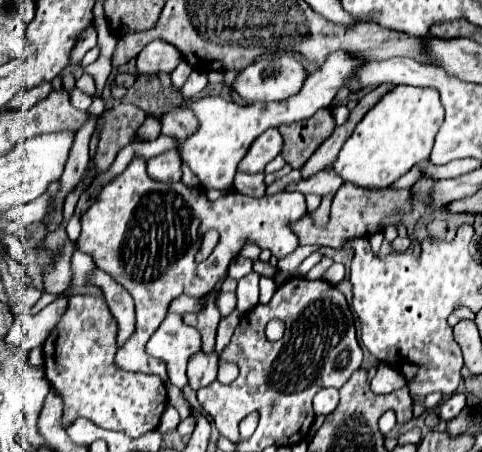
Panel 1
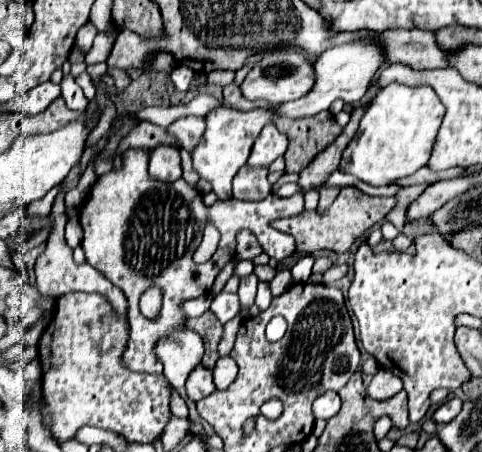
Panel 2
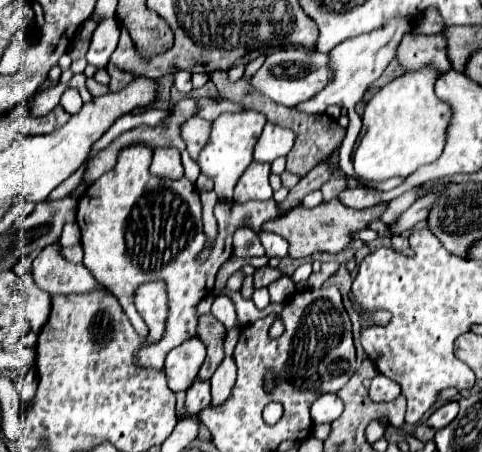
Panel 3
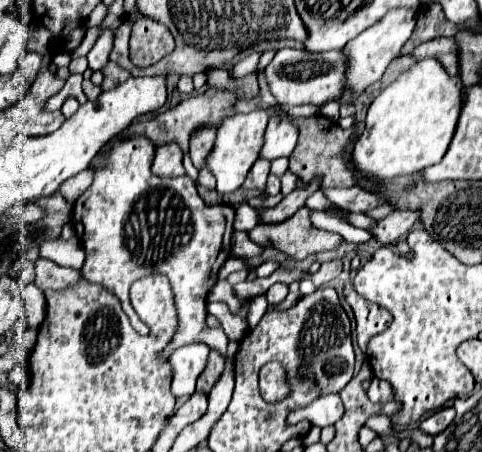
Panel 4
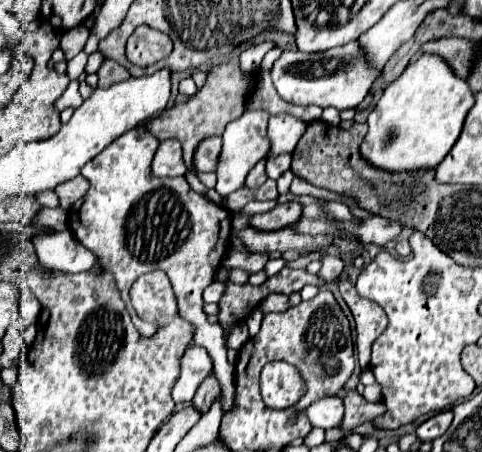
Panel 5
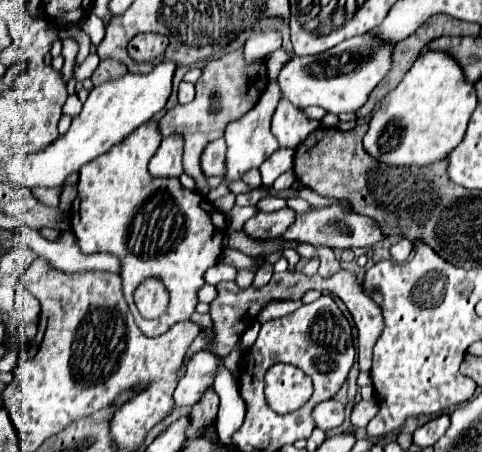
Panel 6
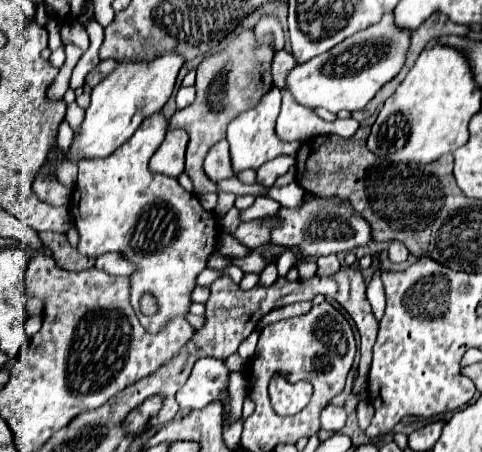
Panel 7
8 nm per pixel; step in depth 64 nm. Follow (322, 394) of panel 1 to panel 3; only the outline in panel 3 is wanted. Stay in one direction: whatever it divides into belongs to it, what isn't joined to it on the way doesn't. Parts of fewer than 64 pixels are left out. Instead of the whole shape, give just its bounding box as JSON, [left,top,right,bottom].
[310,394,344,424]

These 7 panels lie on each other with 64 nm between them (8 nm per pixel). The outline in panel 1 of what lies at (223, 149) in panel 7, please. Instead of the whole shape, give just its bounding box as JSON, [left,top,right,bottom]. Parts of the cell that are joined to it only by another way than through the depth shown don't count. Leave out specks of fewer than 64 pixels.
[162,108,198,140]

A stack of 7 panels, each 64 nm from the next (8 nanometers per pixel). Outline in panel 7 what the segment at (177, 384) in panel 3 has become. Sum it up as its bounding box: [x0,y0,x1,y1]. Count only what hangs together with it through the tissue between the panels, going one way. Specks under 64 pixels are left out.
[176,360,230,410]

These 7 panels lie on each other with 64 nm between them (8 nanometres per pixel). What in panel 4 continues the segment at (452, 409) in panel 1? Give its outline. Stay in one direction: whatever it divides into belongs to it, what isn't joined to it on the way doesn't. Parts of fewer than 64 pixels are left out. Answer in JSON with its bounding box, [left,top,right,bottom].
[420,408,454,436]

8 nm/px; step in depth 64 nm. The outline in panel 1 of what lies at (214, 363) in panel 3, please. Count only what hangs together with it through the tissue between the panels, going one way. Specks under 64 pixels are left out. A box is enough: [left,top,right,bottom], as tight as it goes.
[184,296,220,352]

